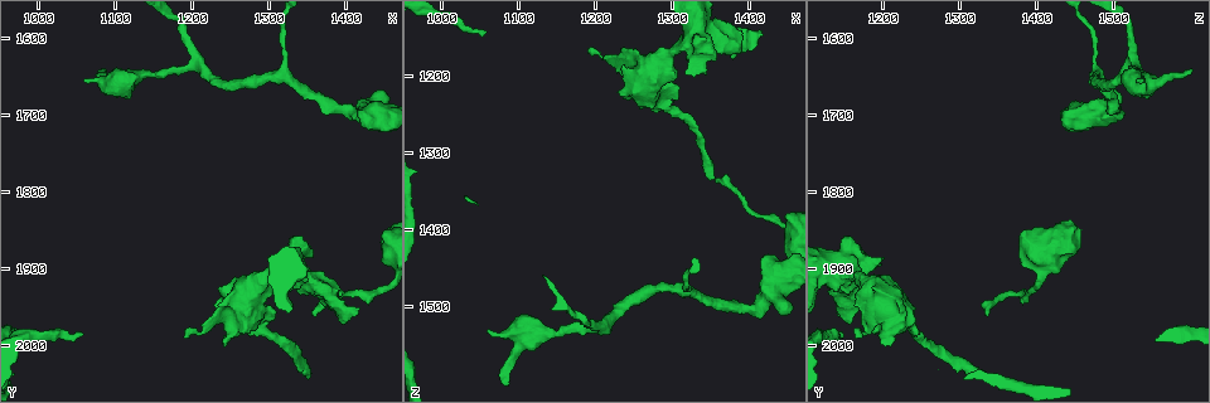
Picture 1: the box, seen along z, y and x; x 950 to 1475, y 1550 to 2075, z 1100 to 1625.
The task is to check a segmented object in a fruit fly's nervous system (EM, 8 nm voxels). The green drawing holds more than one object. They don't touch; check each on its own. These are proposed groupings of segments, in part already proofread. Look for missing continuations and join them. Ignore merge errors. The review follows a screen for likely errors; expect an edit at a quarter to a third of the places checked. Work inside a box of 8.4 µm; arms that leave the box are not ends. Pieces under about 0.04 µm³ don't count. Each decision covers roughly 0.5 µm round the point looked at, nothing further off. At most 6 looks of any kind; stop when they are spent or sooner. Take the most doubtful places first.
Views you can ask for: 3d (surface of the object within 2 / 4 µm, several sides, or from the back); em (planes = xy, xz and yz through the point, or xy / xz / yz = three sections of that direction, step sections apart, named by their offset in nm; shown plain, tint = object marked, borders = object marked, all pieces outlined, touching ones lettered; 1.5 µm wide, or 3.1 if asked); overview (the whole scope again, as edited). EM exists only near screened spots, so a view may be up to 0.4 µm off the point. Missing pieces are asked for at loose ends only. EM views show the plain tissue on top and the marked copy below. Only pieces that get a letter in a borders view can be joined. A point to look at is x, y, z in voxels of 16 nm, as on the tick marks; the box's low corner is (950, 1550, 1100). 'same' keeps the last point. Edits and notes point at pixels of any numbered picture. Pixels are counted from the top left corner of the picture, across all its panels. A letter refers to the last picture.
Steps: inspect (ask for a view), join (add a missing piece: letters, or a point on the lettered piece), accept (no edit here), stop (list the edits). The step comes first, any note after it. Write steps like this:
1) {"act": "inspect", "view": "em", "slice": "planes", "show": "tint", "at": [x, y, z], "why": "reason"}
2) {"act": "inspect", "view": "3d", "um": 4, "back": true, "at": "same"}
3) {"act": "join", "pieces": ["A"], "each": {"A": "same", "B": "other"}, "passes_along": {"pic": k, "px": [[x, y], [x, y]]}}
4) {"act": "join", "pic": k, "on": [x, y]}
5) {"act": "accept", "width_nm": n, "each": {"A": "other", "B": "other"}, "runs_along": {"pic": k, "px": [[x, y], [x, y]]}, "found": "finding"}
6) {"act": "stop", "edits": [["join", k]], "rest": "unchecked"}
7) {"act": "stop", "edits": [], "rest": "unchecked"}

{"act": "inspect", "view": "em", "slice": "planes", "show": "borders", "at": [1415, 1950, 1145], "why": "free end"}

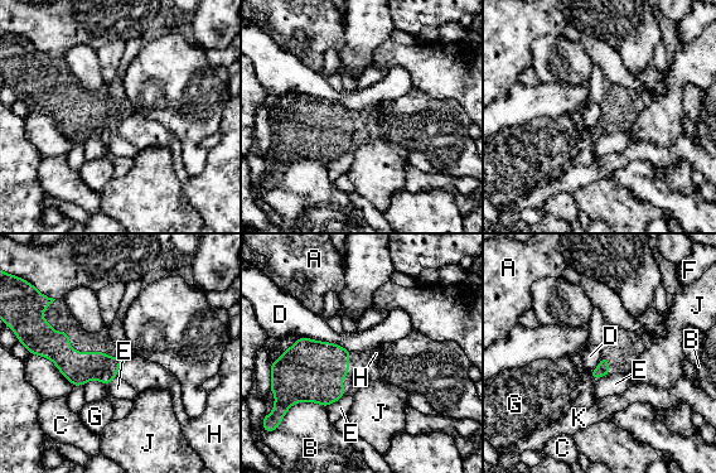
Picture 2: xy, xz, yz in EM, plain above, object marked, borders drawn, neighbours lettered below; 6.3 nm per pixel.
{"act": "accept", "each": {"A": "other", "B": "other", "C": "other", "D": "other", "E": "other", "F": "other", "G": "other", "H": "other", "J": "other", "K": "other"}, "border": {"pic": 2, "px": [[299, 336], [338, 343], [349, 351]]}, "found": "no lettered piece goes on from it"}

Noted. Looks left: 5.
{"act": "inspect", "view": "em", "slice": "planes", "show": "borders", "at": [1060, 1655, 1530], "why": "an open end"}

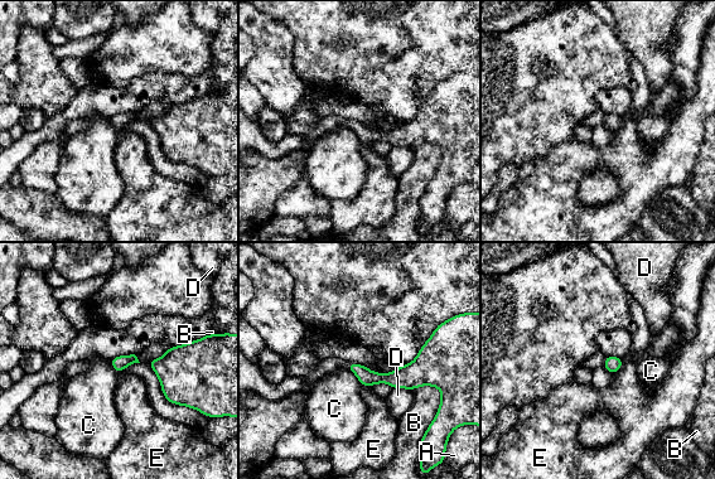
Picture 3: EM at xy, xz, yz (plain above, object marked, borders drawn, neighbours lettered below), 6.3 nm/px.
{"act": "accept", "each": {"A": "other", "B": "other", "C": "other", "D": "other", "E": "other"}, "found": "no lettered piece goes on from it"}

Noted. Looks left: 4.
{"act": "inspect", "view": "3d", "um": 2, "at": [1340, 1855, 1150], "why": "free end"}

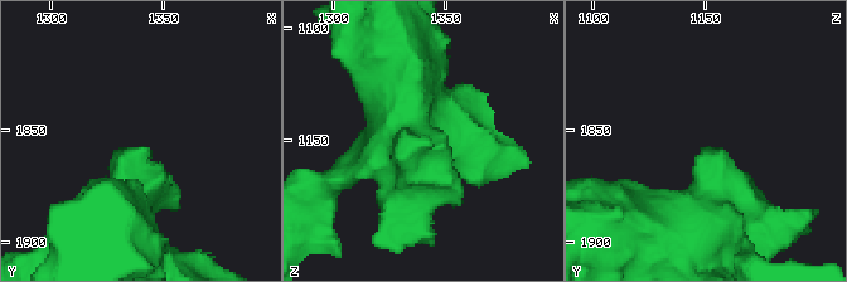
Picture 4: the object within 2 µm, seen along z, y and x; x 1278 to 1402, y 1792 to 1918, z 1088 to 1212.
{"act": "inspect", "view": "em", "slice": "planes", "show": "borders", "at": [1342, 1858, 1150], "why": "shape alone is not enough"}

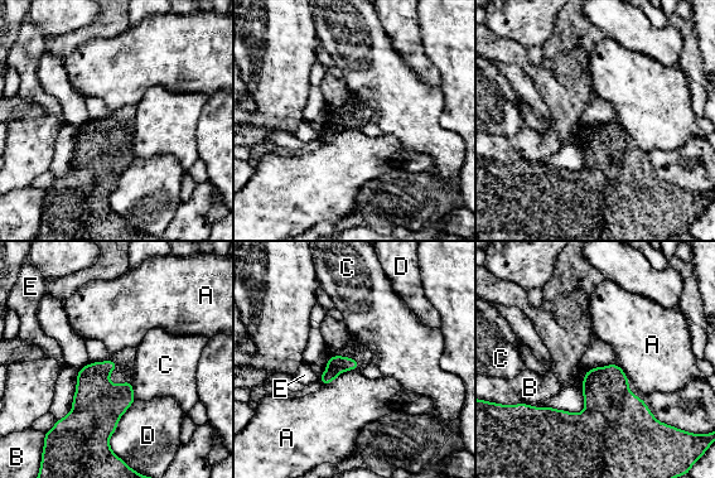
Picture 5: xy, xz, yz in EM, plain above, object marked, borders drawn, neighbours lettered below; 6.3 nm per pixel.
{"act": "accept", "longest_contact_nm": ["D", 360], "each": {"A": "other", "B": "other", "C": "other", "D": "other", "E": "other"}, "found": "no lettered piece goes on from it"}

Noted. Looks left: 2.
{"act": "stop", "edits": [], "rest": "unchecked"}

